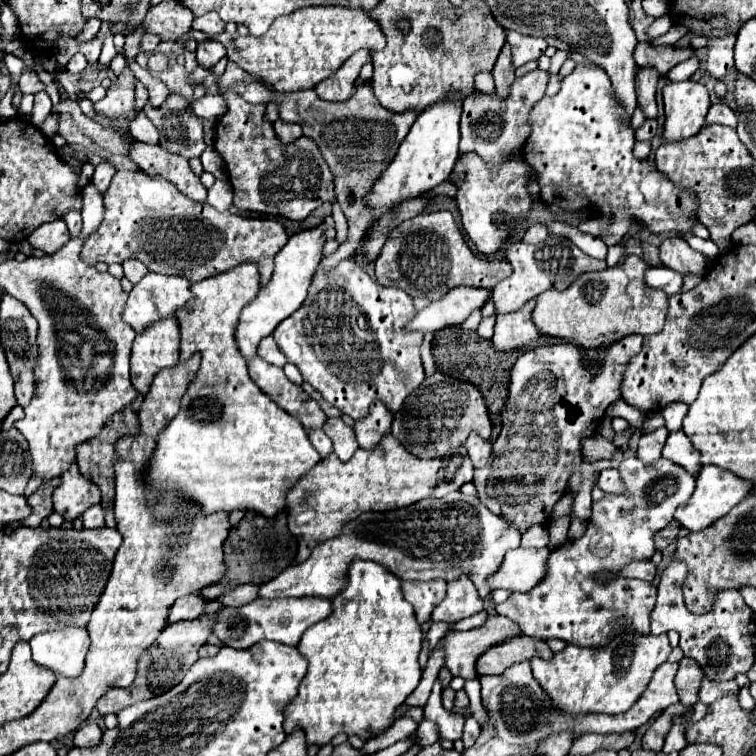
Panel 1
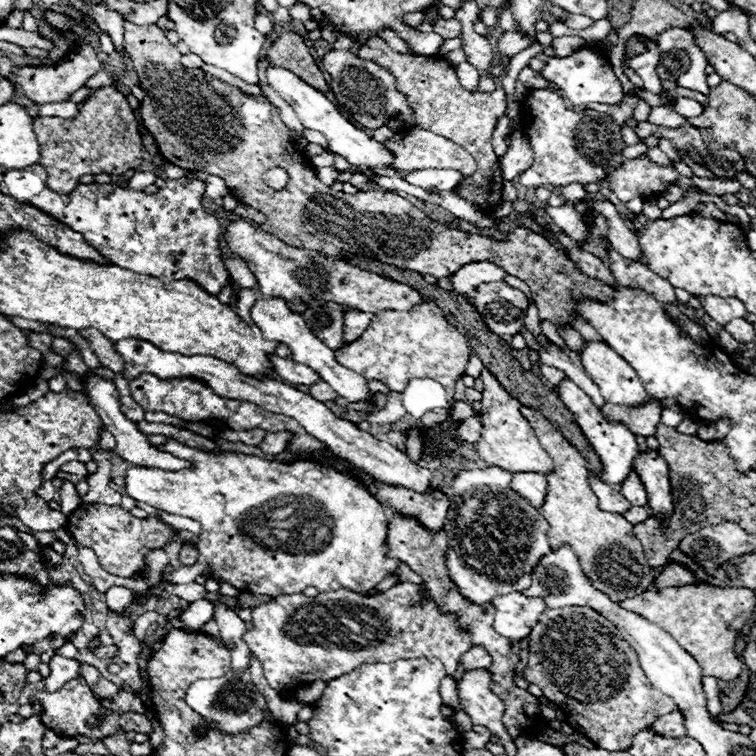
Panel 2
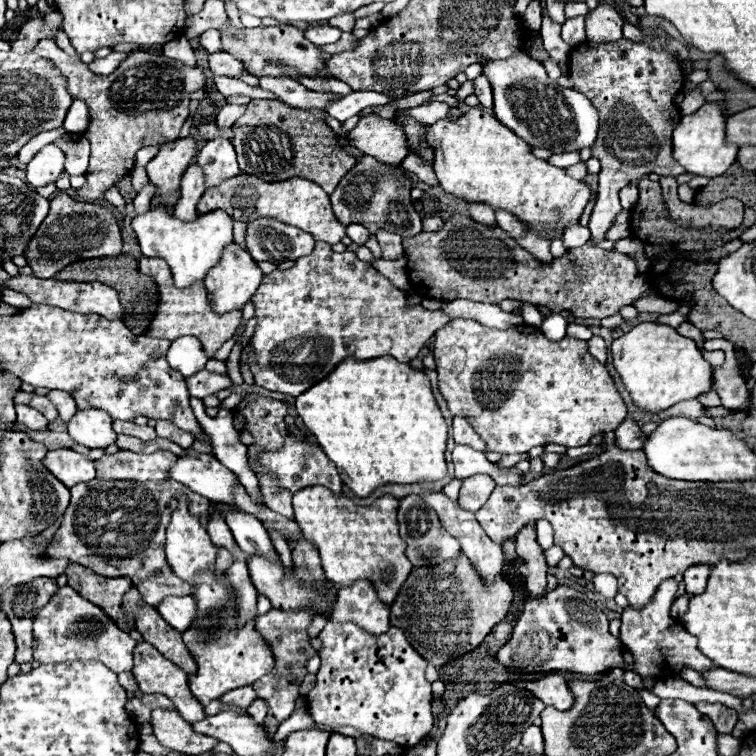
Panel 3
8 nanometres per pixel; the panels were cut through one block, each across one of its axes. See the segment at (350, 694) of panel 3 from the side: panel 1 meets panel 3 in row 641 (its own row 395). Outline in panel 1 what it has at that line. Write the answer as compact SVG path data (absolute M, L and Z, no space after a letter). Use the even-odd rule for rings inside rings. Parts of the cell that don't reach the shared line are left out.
M344 258L332 270L324 270L322 266L316 268L304 304L292 316L282 320L272 336L288 362L300 370L302 378L312 384L312 388L320 392L328 404L356 420L368 414L368 406L374 400L386 402L392 412L400 410L406 396L424 380L424 368L420 362L422 334L404 334L404 324L414 314L412 298L404 290L378 284L364 268L352 262L352 258Z

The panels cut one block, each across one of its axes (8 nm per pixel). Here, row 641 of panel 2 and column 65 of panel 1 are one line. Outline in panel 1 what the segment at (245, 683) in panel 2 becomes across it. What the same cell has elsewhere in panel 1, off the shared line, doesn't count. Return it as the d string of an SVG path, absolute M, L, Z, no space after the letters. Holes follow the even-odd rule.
M54 220L54 222L42 224L38 230L34 230L28 236L28 242L32 244L32 248L40 248L46 254L56 252L68 240L70 240L70 232L68 232L68 226L64 220Z

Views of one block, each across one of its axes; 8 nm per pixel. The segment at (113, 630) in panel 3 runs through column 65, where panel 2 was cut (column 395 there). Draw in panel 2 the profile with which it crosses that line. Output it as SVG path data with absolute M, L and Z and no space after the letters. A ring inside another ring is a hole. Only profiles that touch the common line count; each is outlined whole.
M410 582L398 584L378 596L360 596L348 588L338 592L324 592L316 598L308 598L304 594L298 596L276 596L270 602L252 610L254 628L246 632L246 644L260 660L264 678L270 688L282 692L296 688L300 684L310 684L316 680L328 682L346 672L352 672L360 664L374 662L396 662L408 658L438 658L446 666L446 672L452 676L458 666L458 658L472 646L471 638L466 629L458 626L456 614L442 614L436 602L428 594L420 594L426 590L426 584L416 586Z

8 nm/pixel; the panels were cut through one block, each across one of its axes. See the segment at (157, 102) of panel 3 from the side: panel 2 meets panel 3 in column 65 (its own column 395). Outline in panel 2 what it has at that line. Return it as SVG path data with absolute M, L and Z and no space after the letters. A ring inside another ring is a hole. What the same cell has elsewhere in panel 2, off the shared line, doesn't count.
M370 38L366 44L378 44L378 46L374 48L362 46L358 56L390 68L390 72L398 80L398 90L402 90L404 96L408 96L408 102L414 108L418 128L426 128L434 134L446 136L474 156L478 164L478 172L470 178L466 176L462 178L462 182L456 186L458 196L482 206L482 210L490 210L494 204L498 204L502 198L504 178L502 178L502 170L498 168L500 162L492 148L492 134L496 130L498 118L506 110L506 92L502 88L496 88L494 92L468 92L460 86L454 66L446 60L432 56L398 54L382 38Z

